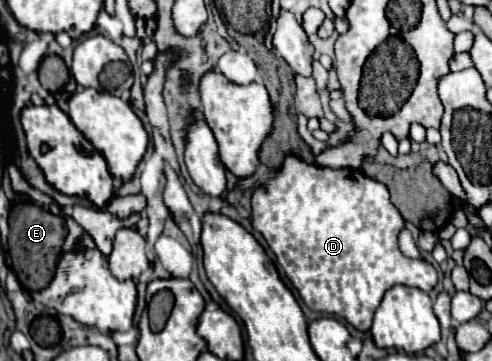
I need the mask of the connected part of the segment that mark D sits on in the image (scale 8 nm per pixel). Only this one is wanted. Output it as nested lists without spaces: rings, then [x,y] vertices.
[[[287,155],[281,169],[277,169],[265,185],[259,185],[253,191],[251,225],[263,235],[277,257],[277,265],[285,271],[305,305],[317,313],[333,313],[357,331],[369,331],[373,313],[385,291],[391,287],[407,285],[429,293],[437,285],[437,271],[431,263],[415,261],[401,253],[399,233],[405,227],[405,219],[389,201],[387,187],[359,169],[325,169],[307,163],[297,155]]]

